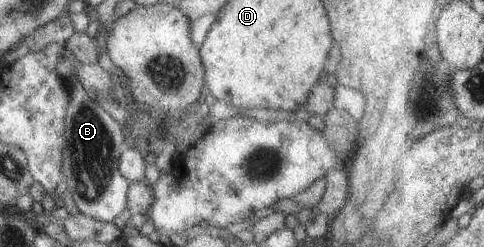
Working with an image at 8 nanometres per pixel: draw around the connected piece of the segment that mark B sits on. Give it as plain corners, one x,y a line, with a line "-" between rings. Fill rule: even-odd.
71,76
67,83
71,100
63,119
63,160
59,191
67,190
66,199
73,211
101,222
112,222
112,219
127,206
129,181
117,170
117,159
124,149
124,128
86,96
86,92
74,76

